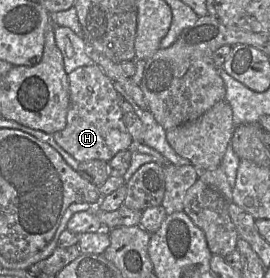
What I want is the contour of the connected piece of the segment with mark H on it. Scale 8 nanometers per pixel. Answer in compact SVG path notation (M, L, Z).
M97 64L76 68L68 74L70 105L63 130L53 134L54 140L79 163L90 160L109 162L119 151L131 150L132 137L124 121L119 94L112 80Z

